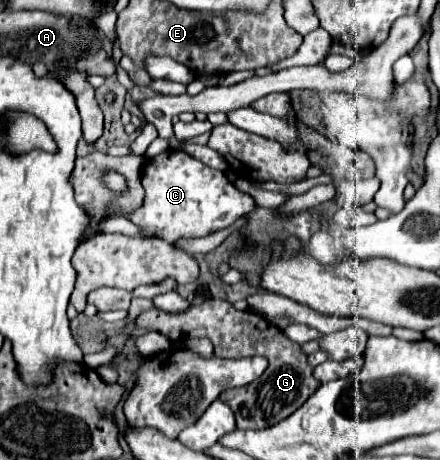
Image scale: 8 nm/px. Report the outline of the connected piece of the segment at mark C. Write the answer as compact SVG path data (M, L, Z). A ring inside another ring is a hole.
M167 149L161 155L147 159L141 167L141 183L145 197L139 209L133 209L127 215L117 205L107 205L107 213L111 217L129 219L141 229L143 235L163 239L173 247L179 239L207 237L225 229L255 207L253 197L241 193L223 171L211 169L179 149Z

